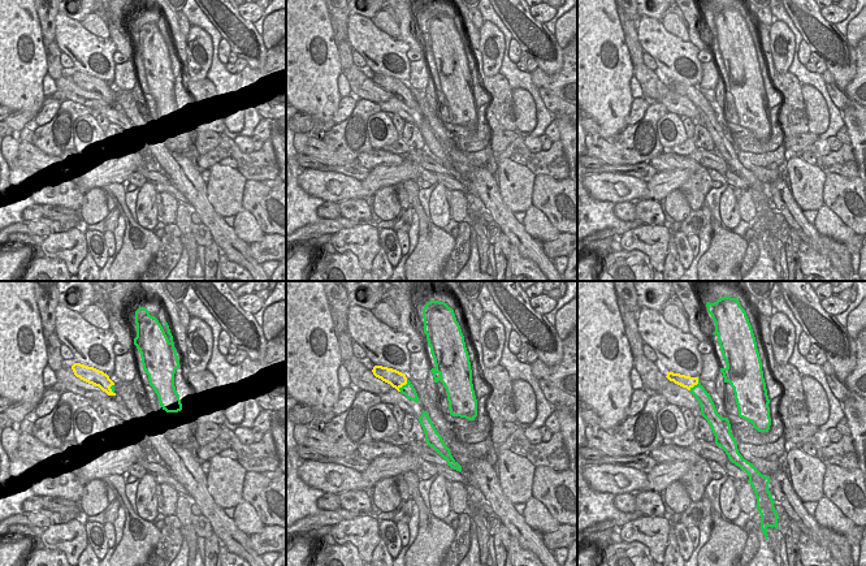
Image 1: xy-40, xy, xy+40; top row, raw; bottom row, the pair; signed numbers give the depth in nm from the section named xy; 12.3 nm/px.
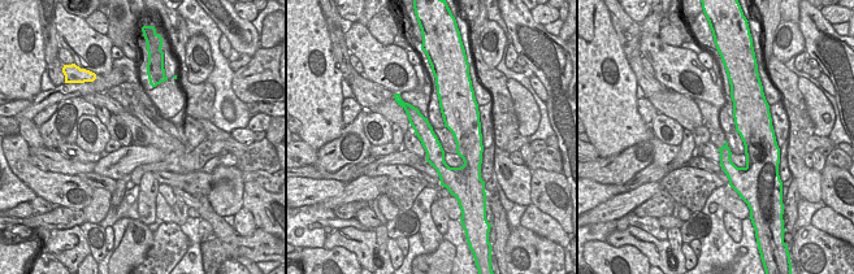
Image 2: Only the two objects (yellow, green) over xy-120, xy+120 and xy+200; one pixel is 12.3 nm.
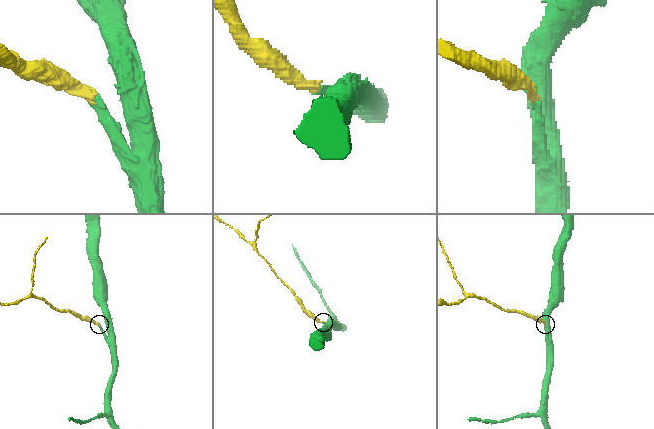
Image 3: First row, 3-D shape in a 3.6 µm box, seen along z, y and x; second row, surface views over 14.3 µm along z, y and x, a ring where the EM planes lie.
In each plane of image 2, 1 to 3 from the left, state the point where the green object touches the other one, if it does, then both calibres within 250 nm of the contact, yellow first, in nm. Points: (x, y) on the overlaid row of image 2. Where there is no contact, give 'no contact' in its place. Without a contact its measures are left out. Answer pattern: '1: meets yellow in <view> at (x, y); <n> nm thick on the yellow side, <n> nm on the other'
1: no contact
2: no contact
3: no contact

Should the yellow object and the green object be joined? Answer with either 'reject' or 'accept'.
accept

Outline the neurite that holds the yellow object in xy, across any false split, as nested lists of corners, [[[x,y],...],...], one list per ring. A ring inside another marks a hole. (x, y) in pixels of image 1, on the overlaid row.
[[[374,366],[372,372],[376,377],[404,394],[408,399],[419,402],[417,393],[404,373],[382,366]]]

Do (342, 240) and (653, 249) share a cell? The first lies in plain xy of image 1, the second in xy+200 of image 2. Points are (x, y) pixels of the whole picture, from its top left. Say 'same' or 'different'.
same

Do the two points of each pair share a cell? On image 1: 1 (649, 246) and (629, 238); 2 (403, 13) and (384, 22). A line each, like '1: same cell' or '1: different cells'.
1: same cell
2: different cells

